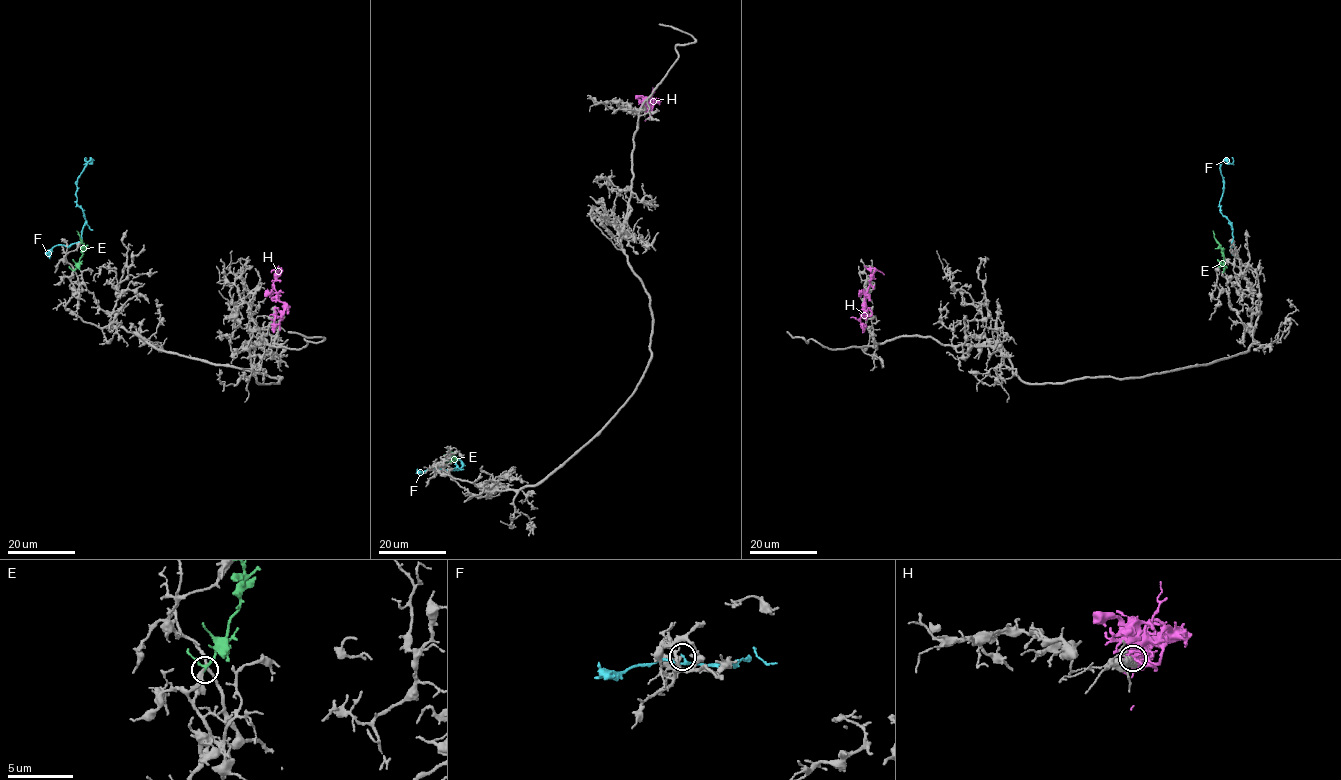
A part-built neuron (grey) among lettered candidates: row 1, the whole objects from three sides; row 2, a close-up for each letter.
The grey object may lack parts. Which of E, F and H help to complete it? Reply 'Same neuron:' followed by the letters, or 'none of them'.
Same neuron: E

